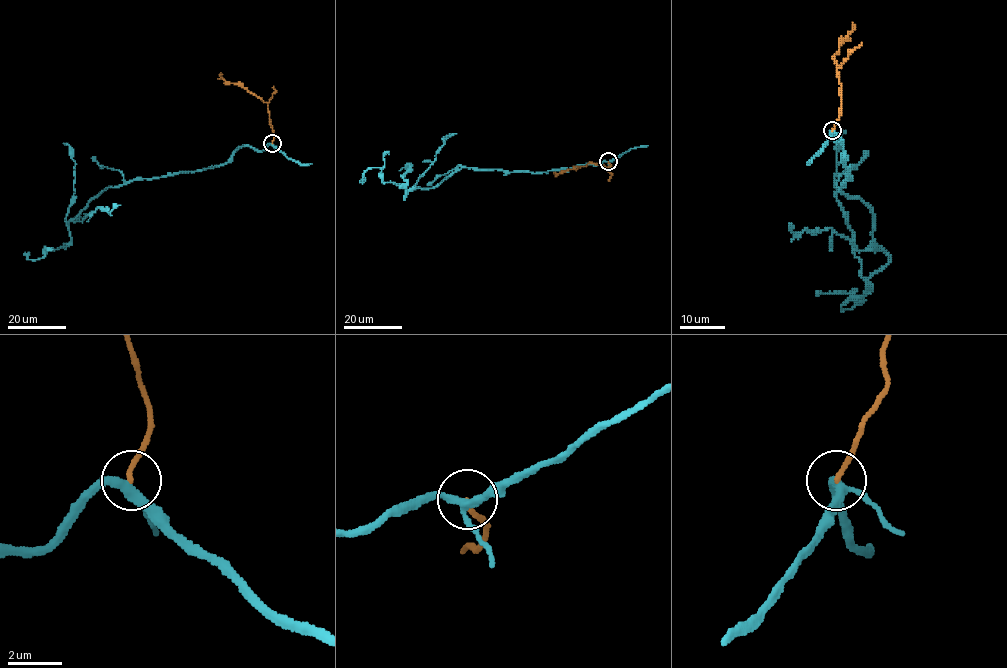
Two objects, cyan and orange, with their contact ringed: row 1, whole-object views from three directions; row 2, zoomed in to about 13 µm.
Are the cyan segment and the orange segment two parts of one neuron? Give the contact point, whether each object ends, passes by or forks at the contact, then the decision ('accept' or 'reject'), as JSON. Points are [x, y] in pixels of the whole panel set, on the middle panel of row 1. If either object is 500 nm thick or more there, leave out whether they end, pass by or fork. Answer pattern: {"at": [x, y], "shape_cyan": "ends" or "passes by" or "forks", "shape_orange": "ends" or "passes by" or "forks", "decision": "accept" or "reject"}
{"at": [608, 161], "shape_cyan": "forks", "shape_orange": "ends", "decision": "reject"}

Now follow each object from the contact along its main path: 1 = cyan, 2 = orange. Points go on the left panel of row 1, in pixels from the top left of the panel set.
1: (272, 144), (106, 188), (69, 221), (71, 239), (75, 162), (63, 143)
2: (272, 143), (267, 103), (244, 88), (227, 82), (221, 73)

